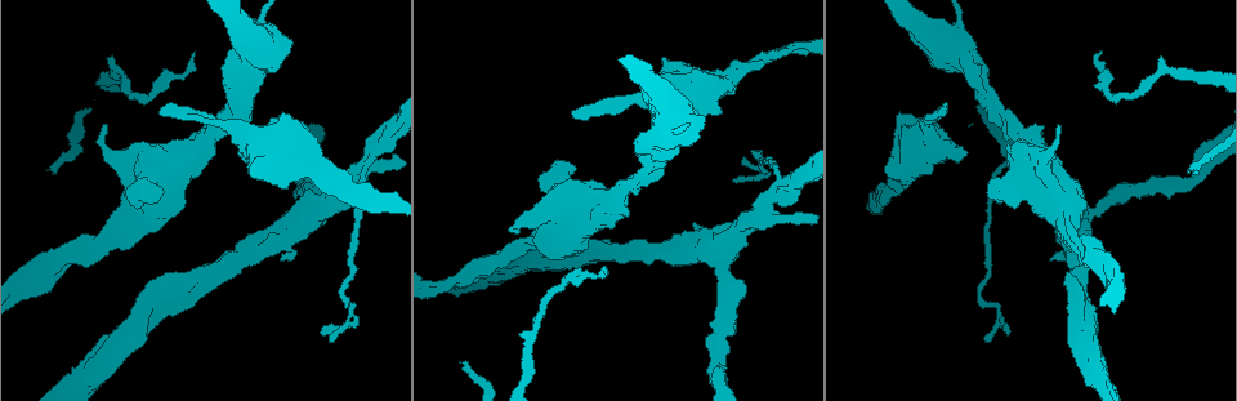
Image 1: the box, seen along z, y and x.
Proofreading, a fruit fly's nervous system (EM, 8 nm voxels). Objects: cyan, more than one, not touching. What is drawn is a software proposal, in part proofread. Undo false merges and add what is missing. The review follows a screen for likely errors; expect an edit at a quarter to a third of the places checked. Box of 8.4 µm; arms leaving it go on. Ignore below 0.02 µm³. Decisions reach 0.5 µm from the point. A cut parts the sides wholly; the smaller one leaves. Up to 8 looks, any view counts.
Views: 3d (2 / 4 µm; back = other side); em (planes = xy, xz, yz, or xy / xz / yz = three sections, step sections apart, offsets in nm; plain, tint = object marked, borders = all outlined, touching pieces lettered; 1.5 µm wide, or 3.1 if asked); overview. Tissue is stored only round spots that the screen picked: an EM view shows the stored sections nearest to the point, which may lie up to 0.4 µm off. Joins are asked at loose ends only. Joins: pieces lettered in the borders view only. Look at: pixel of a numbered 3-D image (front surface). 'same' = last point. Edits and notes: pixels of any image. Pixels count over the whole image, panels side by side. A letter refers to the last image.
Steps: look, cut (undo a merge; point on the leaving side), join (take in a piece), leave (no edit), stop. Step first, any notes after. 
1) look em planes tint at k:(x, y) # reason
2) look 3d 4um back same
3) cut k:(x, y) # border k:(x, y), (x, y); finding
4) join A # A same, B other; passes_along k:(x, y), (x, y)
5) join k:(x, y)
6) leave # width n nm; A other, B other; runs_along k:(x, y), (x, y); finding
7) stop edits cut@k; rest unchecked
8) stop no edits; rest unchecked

look em planes borders at 1:(744, 163) # thin end

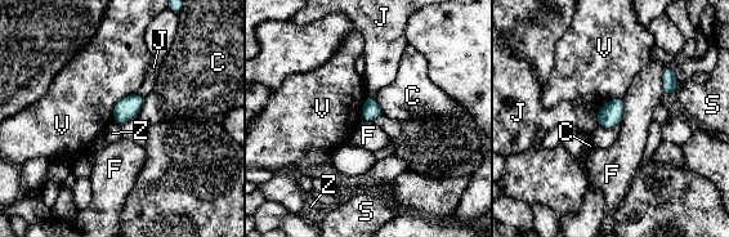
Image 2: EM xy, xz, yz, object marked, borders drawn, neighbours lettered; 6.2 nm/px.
leave # C other, F other, J other, S other, V other, Z other; border 2:(665, 67), (662, 86), (667, 97); none of them fits

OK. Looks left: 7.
look 3d 4um at 1:(958, 160) # thick end

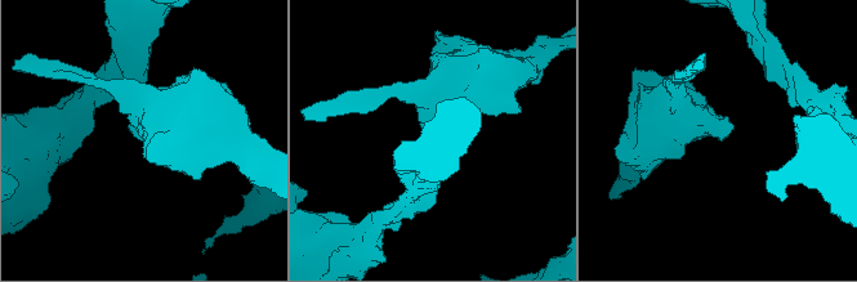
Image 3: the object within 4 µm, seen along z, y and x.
look em planes borders at 3:(137, 137)

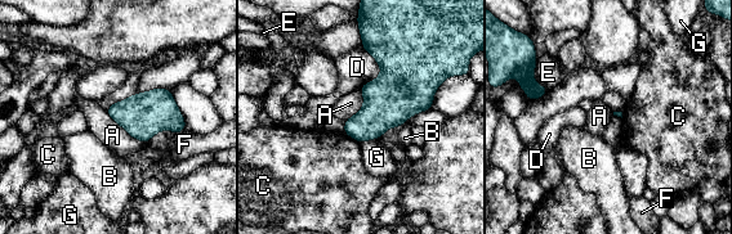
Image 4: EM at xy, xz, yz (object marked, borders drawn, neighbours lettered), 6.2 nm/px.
leave # A other, B other, C other, D other, E other, F other, G other; border 4:(378, 138), (360, 143); no lettered piece goes on from it

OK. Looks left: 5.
look 3d 2um back at 1:(571, 112) # free end

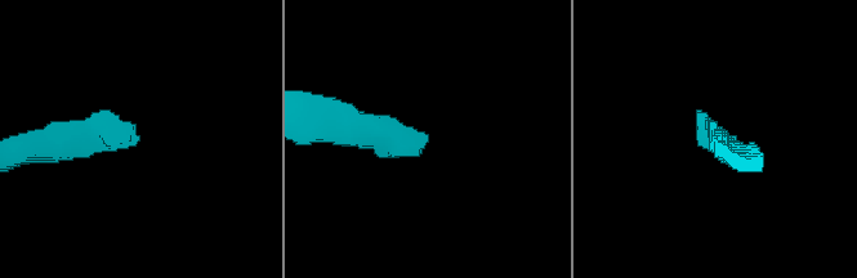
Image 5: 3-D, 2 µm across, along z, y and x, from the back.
look em xz step 4 borders at 5:(137, 142)

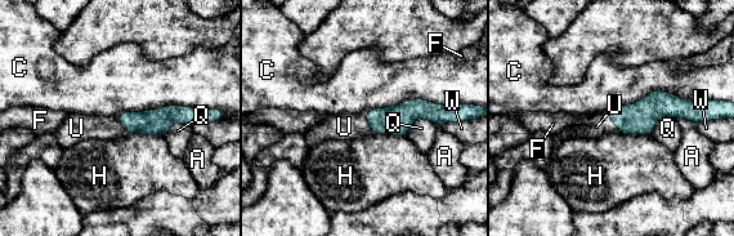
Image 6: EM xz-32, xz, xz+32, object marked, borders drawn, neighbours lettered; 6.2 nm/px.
look em yz step 8 borders same # cut it another way

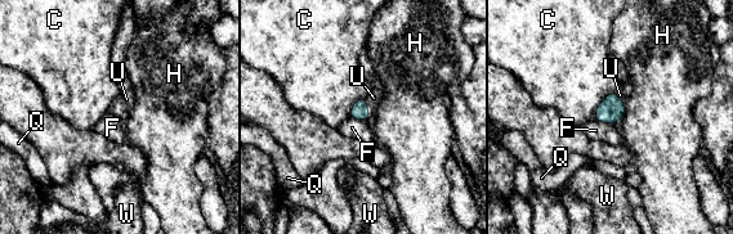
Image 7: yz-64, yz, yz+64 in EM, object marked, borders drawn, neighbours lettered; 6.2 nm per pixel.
join U # longest_contact C 220 nm; C other, F other, H other, Q other, U same, W other; passes_along 7:(360, 111), (366, 107), (372, 100); it goes on there

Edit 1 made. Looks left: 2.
stop edits join@7; rest unchecked

